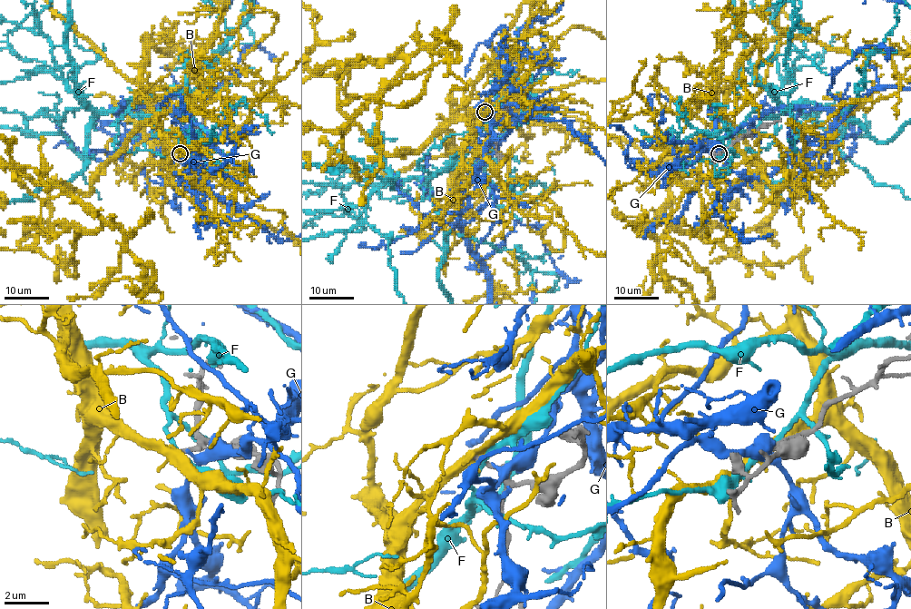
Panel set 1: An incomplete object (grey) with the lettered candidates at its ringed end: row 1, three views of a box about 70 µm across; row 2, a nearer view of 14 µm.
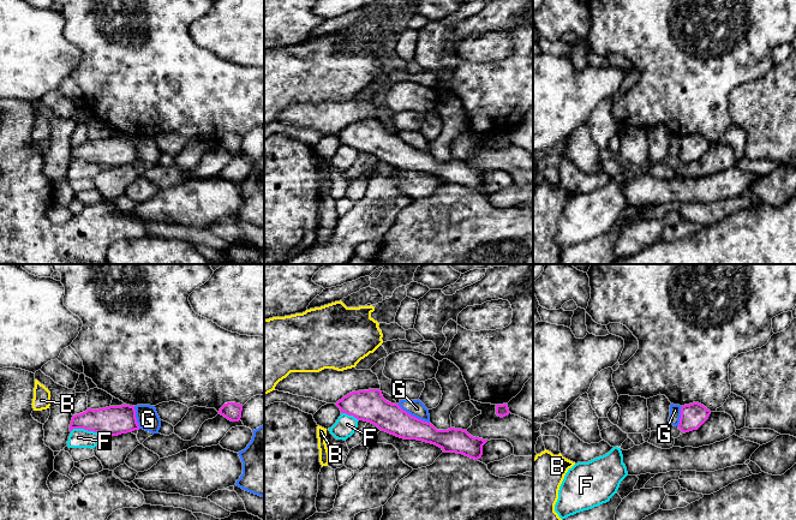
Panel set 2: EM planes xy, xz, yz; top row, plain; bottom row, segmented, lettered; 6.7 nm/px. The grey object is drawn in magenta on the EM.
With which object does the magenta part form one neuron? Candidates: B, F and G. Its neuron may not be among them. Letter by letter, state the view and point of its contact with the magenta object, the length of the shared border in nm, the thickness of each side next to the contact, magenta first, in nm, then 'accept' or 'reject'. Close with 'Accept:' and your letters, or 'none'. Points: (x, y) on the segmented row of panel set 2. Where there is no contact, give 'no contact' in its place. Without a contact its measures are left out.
B: no contact; reject
F: contact xy (87, 429); length 220 nm; calibres 200 and 130 nm; reject
G: contact xz (412, 416); length 260 nm; calibres 200 and 110 nm; reject
Accept: none

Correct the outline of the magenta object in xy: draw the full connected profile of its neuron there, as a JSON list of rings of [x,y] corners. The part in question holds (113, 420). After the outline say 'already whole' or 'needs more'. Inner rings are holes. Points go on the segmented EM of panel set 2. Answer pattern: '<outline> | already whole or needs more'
[[[121,405],[106,408],[88,408],[72,417],[70,431],[84,429],[103,436],[118,436],[139,430],[134,406]]] | already whole

